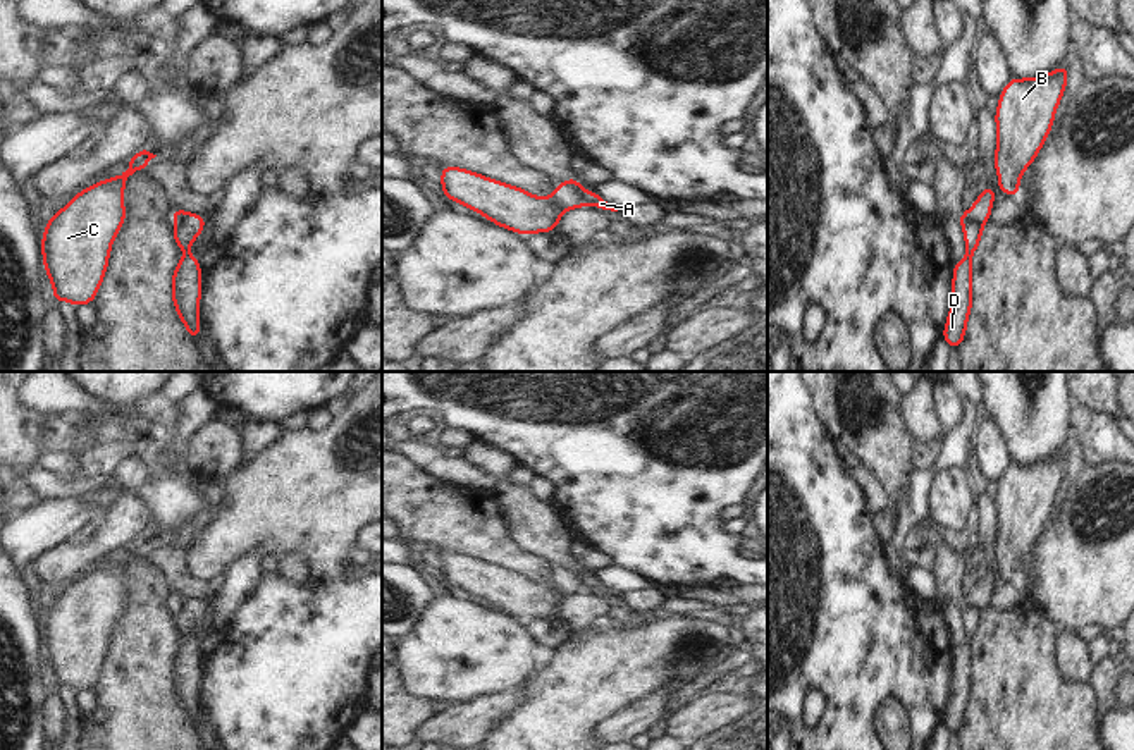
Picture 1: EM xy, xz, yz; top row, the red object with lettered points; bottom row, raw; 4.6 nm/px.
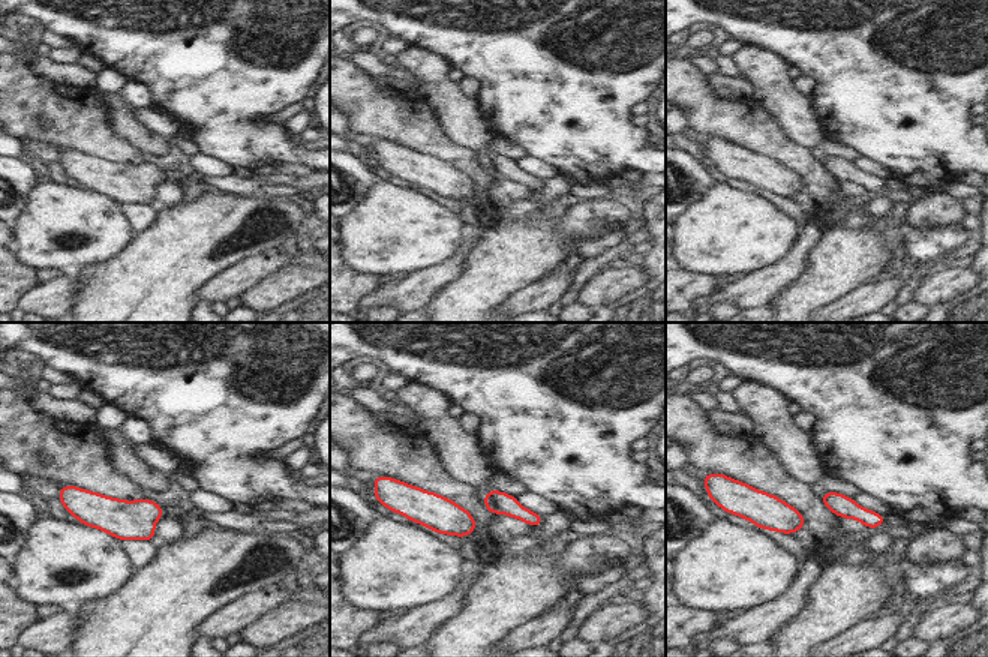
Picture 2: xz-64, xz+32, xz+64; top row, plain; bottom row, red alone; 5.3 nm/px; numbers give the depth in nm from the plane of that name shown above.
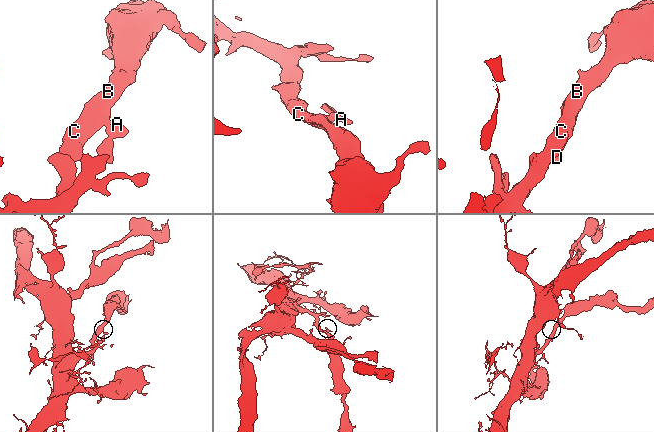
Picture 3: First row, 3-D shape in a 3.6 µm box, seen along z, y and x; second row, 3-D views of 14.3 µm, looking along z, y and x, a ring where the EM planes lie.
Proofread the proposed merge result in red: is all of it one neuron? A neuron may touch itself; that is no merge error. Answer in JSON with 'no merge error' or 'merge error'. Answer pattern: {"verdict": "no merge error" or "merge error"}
{"verdict": "merge error"}

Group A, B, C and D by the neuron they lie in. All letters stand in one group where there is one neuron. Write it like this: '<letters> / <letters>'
A D / B C

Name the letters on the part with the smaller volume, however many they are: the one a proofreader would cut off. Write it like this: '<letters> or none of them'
A, D

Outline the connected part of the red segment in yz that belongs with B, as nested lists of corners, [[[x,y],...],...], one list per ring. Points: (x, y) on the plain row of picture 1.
[[[1069,452],[1031,464],[1010,463],[995,499],[996,540],[993,544],[1005,580],[1019,583],[1022,557],[1032,549],[1050,519],[1065,476]]]

